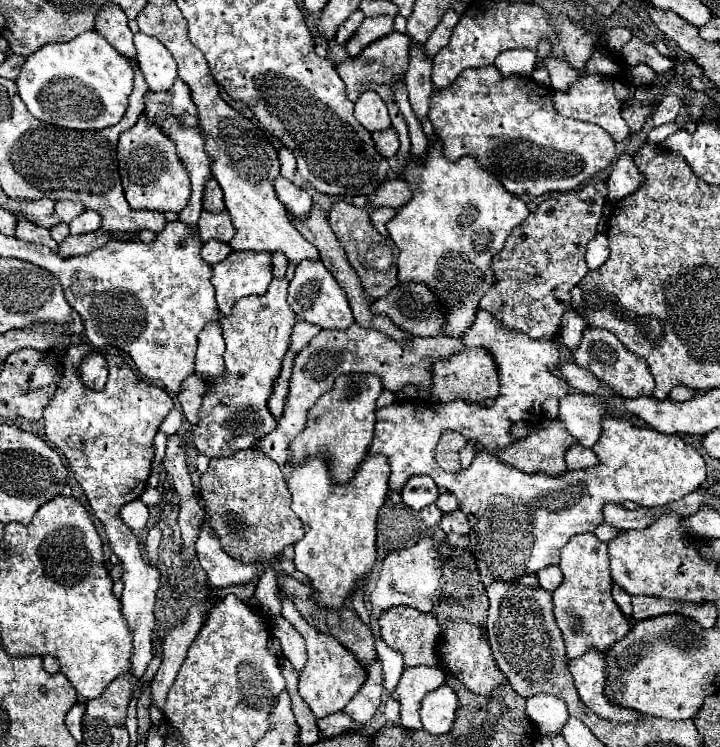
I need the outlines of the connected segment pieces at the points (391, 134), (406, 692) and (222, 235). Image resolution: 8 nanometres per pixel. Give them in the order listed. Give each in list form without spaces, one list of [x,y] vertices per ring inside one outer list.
[[[388,128],[382,132],[372,132],[372,140],[376,142],[376,148],[384,158],[396,156],[396,152],[400,148],[400,140],[398,140],[398,134],[394,132],[394,128]]]
[[[416,666],[404,668],[398,680],[398,696],[400,696],[400,724],[408,730],[420,730],[420,708],[422,698],[442,686],[442,670],[436,666]]]
[[[224,210],[220,214],[202,212],[202,216],[200,216],[200,236],[202,236],[204,242],[208,242],[210,238],[230,242],[232,236],[234,236],[234,226],[232,226],[232,220],[228,216],[228,210]]]

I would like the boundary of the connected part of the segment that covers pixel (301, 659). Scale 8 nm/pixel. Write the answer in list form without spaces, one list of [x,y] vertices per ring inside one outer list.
[[[276,616],[272,620],[272,634],[280,640],[282,644],[282,652],[284,656],[292,662],[292,666],[300,672],[306,664],[306,646],[304,646],[304,638],[296,632],[296,628],[292,628],[292,624],[288,624],[288,620],[284,620],[282,616]]]

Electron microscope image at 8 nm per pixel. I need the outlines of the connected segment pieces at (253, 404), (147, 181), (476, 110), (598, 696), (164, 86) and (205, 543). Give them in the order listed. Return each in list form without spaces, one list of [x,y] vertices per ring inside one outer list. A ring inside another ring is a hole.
[[[274,278],[262,296],[244,296],[236,300],[232,306],[232,312],[228,316],[220,318],[222,324],[222,336],[226,342],[226,352],[224,352],[224,362],[226,370],[224,376],[220,378],[210,378],[204,380],[206,384],[206,394],[202,396],[202,406],[198,410],[198,424],[194,426],[194,446],[204,452],[208,458],[218,458],[218,456],[232,456],[238,450],[252,448],[262,436],[272,432],[276,428],[276,418],[272,416],[268,408],[268,398],[272,394],[274,382],[280,376],[282,360],[284,354],[288,352],[290,346],[290,334],[296,324],[296,314],[286,302],[286,288],[288,280],[286,278]]]
[[[142,116],[134,128],[120,134],[118,140],[118,168],[126,200],[132,210],[180,212],[190,198],[190,178],[182,168],[172,140]]]
[[[494,64],[468,68],[454,80],[454,84],[432,94],[428,118],[442,144],[444,158],[460,160],[462,156],[474,156],[484,170],[504,182],[504,188],[510,194],[542,196],[550,192],[570,192],[586,178],[612,164],[616,158],[616,142],[596,124],[562,116],[554,108],[552,92],[550,86],[540,86],[530,76],[502,76]]]
[[[590,648],[576,660],[570,660],[568,670],[574,678],[580,698],[594,712],[616,722],[632,722],[638,718],[636,710],[624,710],[624,708],[612,706],[604,698],[602,694],[606,684],[606,654],[604,652],[596,652],[596,648]]]
[[[142,32],[134,34],[133,41],[137,50],[136,61],[146,76],[150,90],[164,92],[172,88],[178,74],[176,61],[170,51],[156,38]]]
[[[204,524],[200,538],[196,542],[196,554],[206,570],[208,586],[212,588],[226,588],[226,586],[244,586],[252,582],[256,576],[260,578],[264,568],[262,564],[242,564],[234,558],[230,558],[218,538],[212,536],[210,528]]]

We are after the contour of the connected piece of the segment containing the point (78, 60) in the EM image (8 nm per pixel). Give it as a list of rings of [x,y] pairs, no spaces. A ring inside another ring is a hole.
[[[90,30],[62,44],[46,44],[30,54],[16,80],[30,114],[42,122],[72,130],[102,130],[120,122],[132,92],[130,62],[108,40]]]

